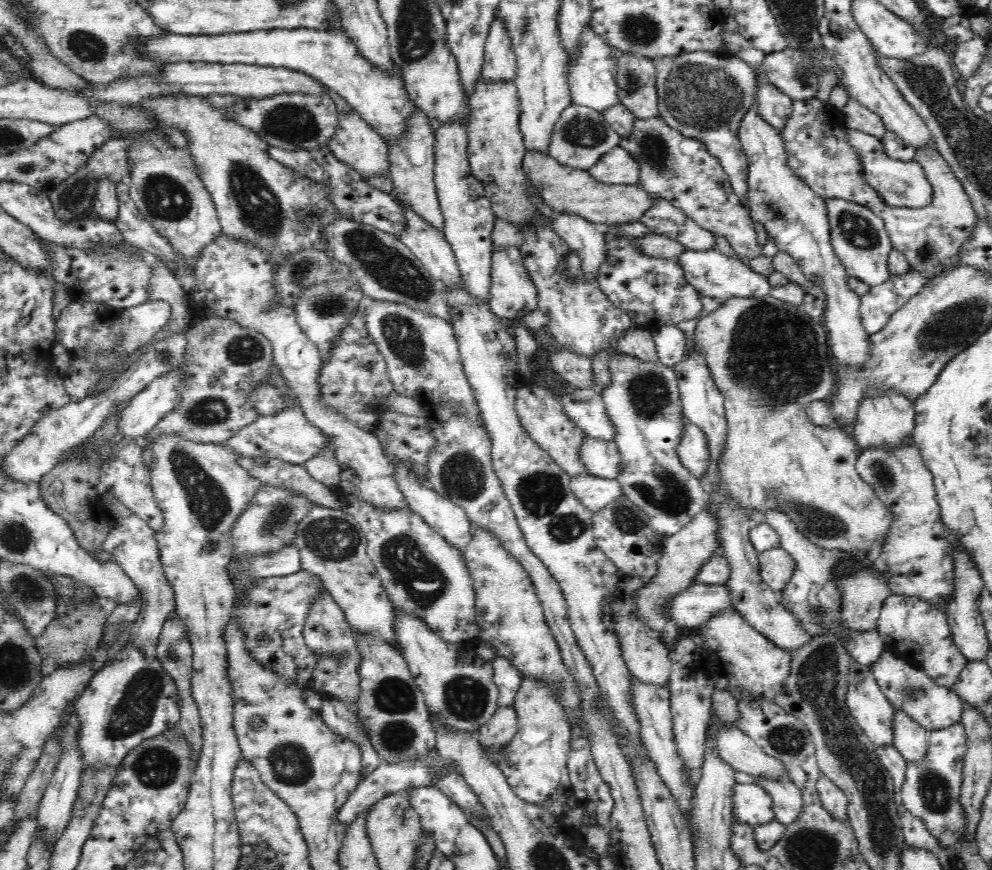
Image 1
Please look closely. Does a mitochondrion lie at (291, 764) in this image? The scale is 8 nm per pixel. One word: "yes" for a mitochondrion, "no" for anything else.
yes

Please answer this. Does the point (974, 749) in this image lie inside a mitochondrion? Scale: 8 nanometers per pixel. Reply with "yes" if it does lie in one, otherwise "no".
no

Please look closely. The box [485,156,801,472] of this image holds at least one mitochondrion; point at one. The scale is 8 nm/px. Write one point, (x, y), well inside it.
(651, 395)

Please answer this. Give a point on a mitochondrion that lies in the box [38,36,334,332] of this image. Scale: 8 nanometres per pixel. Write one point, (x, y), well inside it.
(260, 209)

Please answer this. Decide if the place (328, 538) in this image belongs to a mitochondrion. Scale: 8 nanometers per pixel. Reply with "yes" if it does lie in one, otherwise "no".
yes

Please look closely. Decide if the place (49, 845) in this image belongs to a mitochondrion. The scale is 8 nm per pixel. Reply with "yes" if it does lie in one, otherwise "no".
no

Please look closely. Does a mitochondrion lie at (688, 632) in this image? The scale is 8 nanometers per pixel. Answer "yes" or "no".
no

